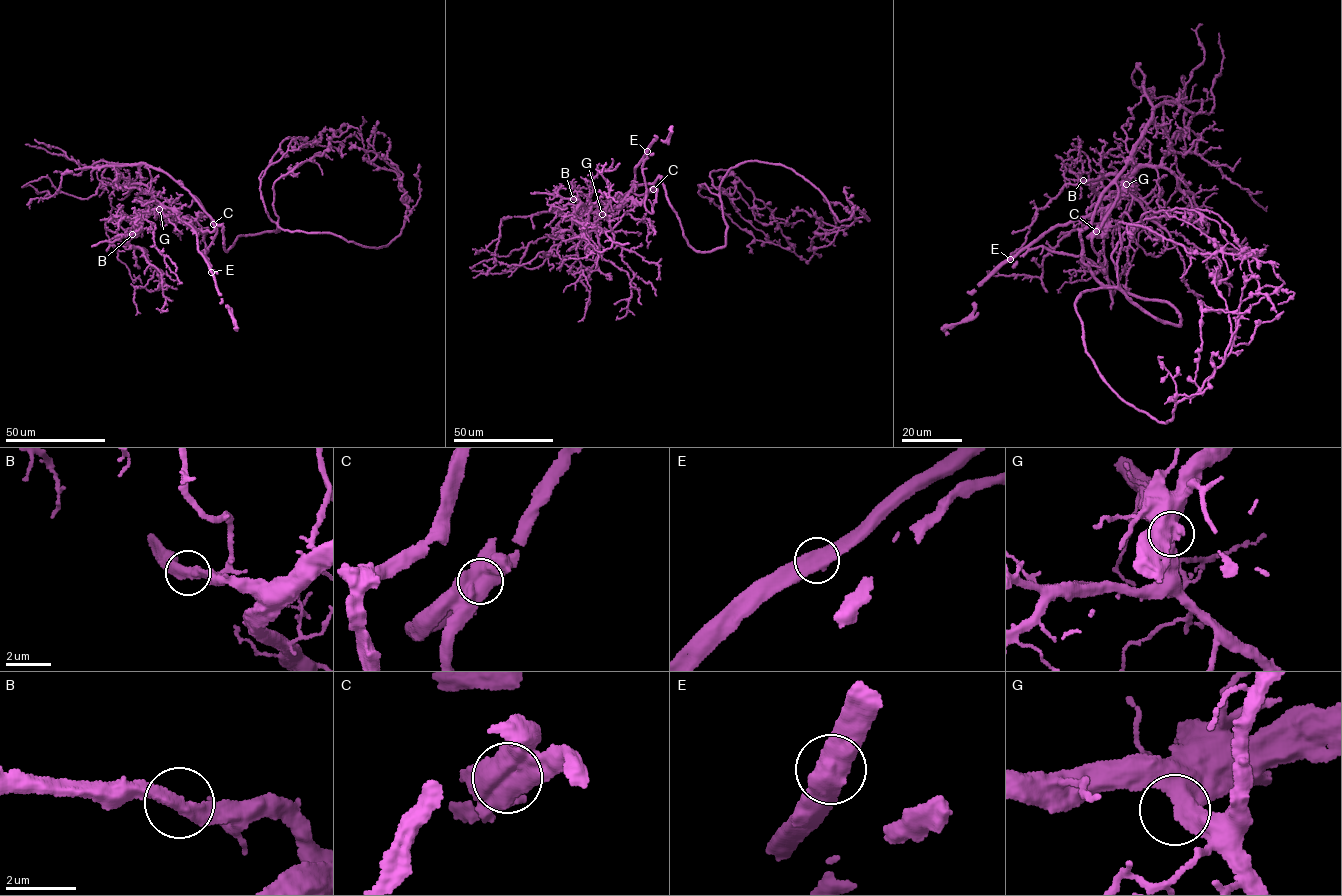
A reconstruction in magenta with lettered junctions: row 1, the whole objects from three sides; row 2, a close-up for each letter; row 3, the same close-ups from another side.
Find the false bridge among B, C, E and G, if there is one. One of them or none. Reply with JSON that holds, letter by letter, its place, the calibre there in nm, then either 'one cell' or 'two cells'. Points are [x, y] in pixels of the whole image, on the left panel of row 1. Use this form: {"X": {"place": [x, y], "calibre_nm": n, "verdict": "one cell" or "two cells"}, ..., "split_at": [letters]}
{"B": {"place": [132, 234], "calibre_nm": 400, "verdict": "one cell"}, "C": {"place": [213, 224], "calibre_nm": 750, "verdict": "two cells"}, "E": {"place": [211, 272], "calibre_nm": 600, "verdict": "one cell"}, "G": {"place": [159, 209], "calibre_nm": 550, "verdict": "one cell"}, "split_at": ["C"]}

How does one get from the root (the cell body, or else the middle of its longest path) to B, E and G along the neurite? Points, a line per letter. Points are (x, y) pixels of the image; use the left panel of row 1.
B: (241, 236), (225, 250), (222, 226), (194, 196), (212, 231), (197, 231), (165, 207), (148, 210), (132, 234)
E: (241, 236), (225, 250), (222, 226), (194, 196), (217, 228), (207, 252), (201, 253), (204, 250), (211, 272)
G: (241, 236), (225, 250), (222, 226), (194, 196), (210, 217), (212, 231), (197, 231), (170, 208), (159, 209)

